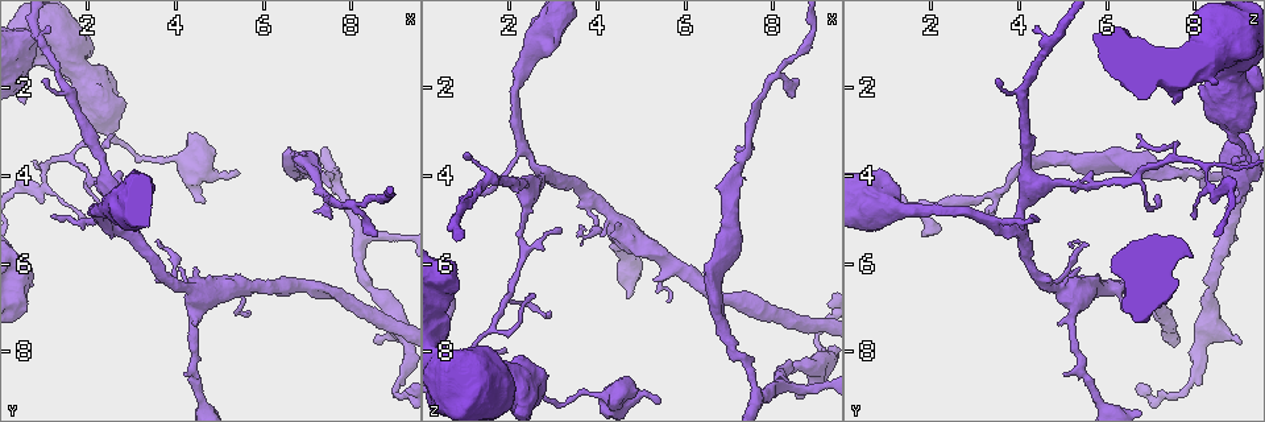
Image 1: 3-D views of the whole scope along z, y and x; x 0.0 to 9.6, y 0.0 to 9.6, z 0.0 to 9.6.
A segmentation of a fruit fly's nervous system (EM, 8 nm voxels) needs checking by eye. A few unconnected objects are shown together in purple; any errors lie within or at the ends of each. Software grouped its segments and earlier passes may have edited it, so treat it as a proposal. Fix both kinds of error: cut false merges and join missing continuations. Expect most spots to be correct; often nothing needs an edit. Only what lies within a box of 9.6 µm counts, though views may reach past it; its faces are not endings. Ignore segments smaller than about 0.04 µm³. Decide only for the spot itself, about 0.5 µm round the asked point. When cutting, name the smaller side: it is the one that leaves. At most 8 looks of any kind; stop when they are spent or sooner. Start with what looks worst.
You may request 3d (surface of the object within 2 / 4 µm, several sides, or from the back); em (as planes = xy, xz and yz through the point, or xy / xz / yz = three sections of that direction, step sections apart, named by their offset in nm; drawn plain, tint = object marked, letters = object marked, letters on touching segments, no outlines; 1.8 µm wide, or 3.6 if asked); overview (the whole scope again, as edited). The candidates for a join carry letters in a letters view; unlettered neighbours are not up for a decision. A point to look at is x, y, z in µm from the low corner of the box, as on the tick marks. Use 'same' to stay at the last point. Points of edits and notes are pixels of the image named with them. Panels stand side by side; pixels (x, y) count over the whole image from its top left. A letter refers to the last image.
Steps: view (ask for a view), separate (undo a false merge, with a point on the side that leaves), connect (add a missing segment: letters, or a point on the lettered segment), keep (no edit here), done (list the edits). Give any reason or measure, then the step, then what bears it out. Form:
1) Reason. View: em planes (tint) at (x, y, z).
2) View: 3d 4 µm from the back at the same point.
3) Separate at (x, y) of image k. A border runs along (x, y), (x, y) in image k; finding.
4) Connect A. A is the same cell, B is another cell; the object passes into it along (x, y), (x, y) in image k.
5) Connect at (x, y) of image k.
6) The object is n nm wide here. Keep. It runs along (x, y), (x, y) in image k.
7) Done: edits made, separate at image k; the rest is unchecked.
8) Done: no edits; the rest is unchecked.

Sharp bend. View: 3d 4 µm at (4.30, 3.60, 9.05).

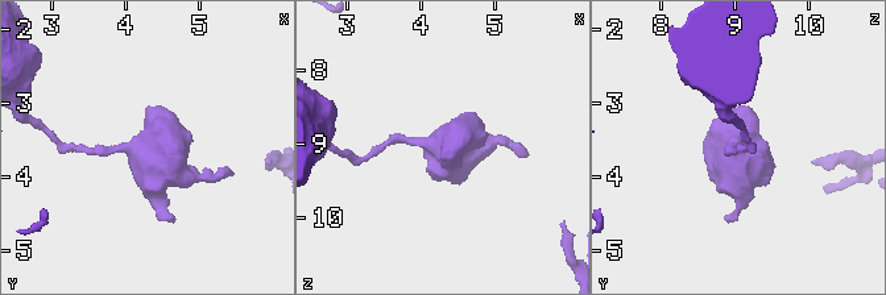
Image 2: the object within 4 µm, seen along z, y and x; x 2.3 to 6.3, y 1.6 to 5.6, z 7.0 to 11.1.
Shape alone is not enough. View: em 3.6 µm planes (tint) at (4.20, 3.60, 9.00).

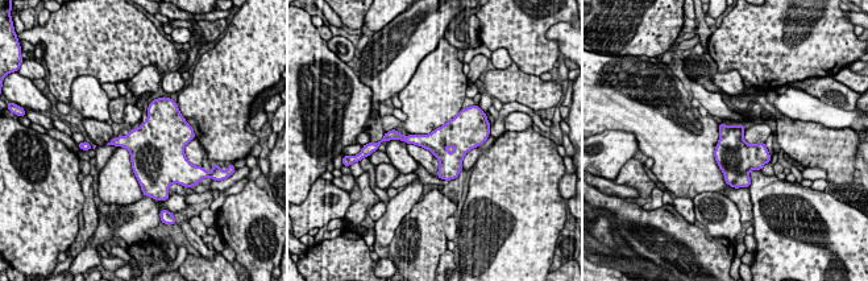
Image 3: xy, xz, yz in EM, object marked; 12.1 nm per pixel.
View: em 3.6 µm planes (letters) at the same point.

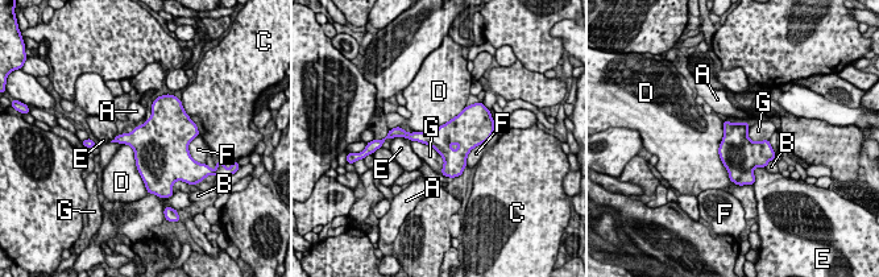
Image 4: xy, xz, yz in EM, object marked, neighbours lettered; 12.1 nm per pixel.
Keep. A, B, C, D, E, F and G are other cells; a border runs along (722, 122), (718, 157), (737, 184) in image 4; all the same neuron.

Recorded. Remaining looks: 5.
Free end. View: em xy step 4 (tint) at (7.60, 4.95, 3.35).

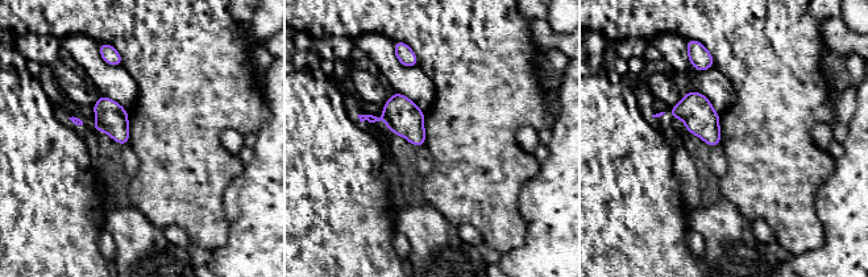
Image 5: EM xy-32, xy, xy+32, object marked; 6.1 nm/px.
See the neighbours. View: em xy step 4 (letters) at the same point.

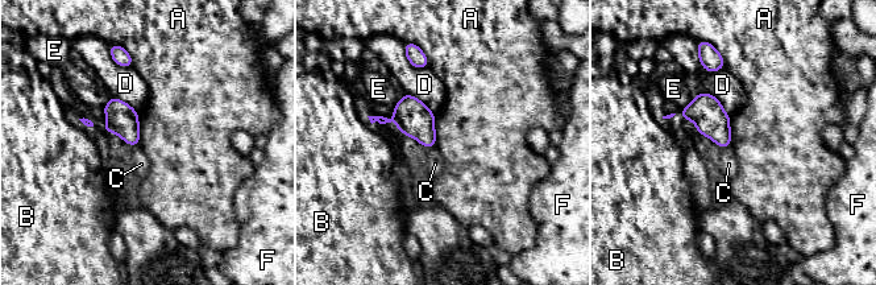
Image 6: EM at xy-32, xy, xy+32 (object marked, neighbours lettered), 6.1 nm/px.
The object is 150 nm wide here. Keep. A, B, C, D, E and F are other cells; none of them fits.

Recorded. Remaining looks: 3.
A fork. View: 3d 2 µm at (8.95, 7.20, 8.35).

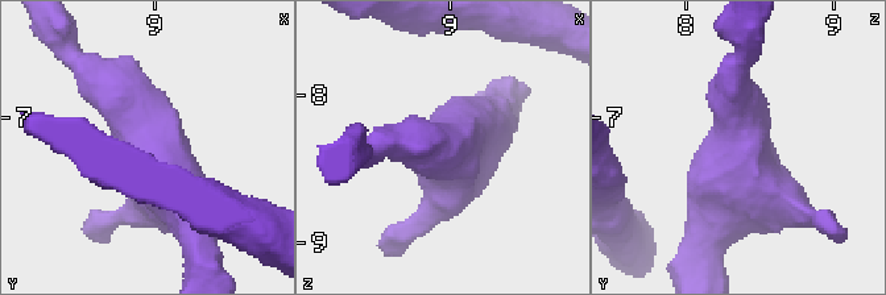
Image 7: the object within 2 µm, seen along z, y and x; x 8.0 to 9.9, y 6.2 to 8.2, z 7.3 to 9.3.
Shape alone is not enough. View: em planes (letters) at (8.98, 7.18, 8.40).

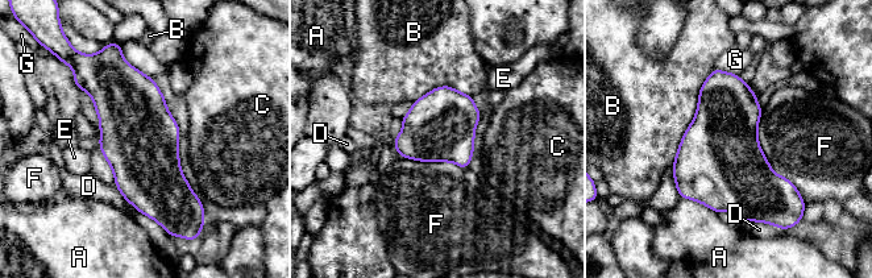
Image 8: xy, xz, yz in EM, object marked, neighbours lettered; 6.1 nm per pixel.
The object is 420 nm wide here. Keep. A, B, C, D, E, F and G are other cells; a border runs along (760, 108), (758, 144), (801, 198) in image 8; one neuron here.

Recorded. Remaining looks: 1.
Done: no edits; the rest is unchecked.

